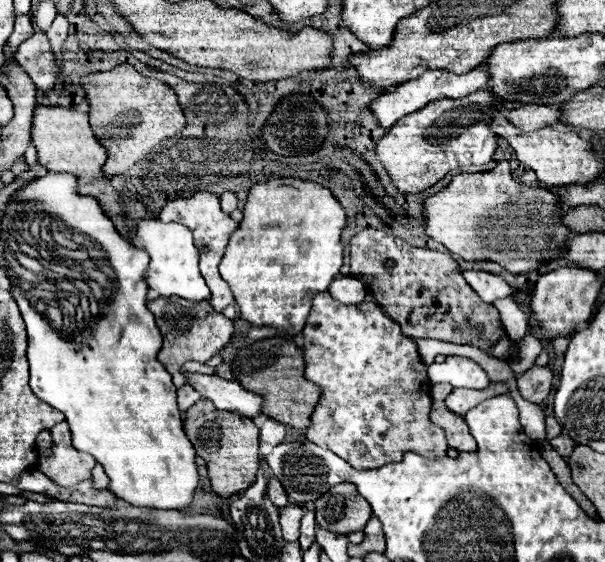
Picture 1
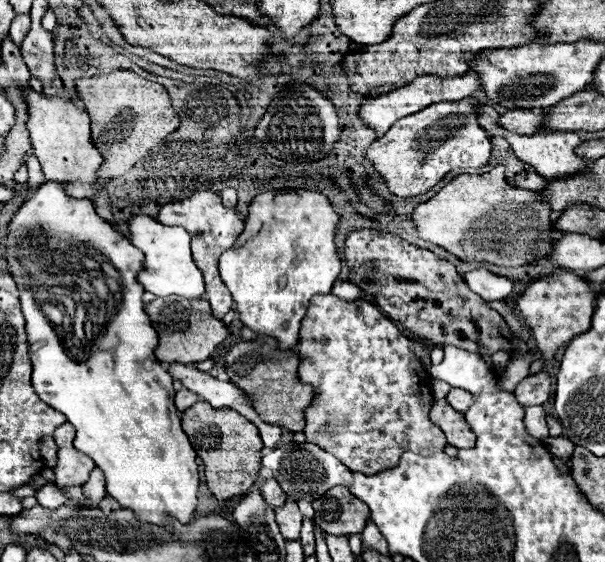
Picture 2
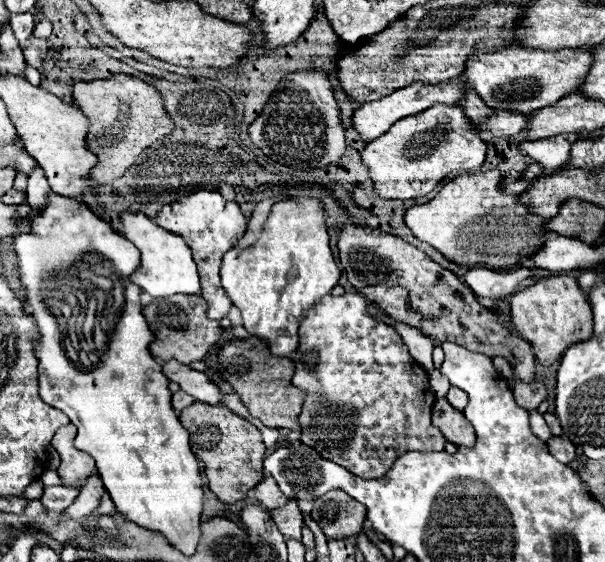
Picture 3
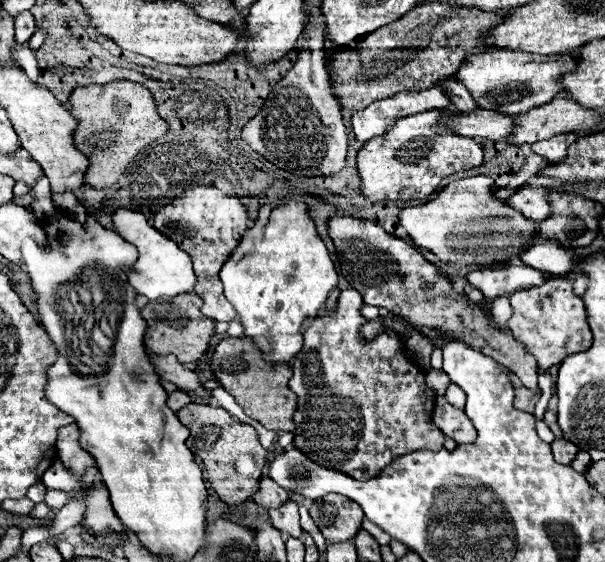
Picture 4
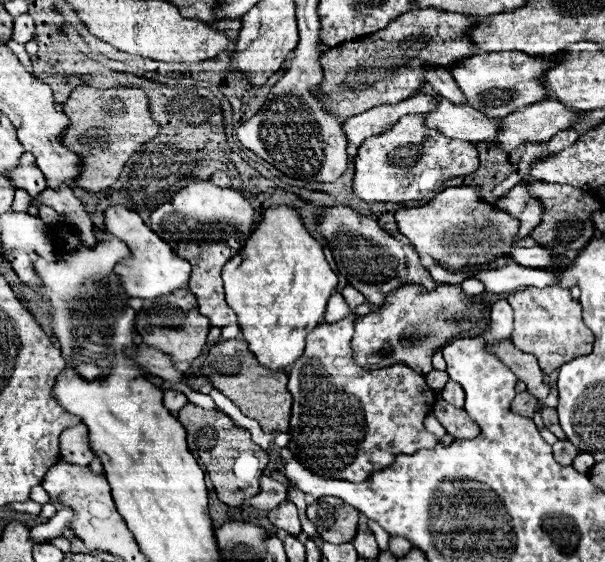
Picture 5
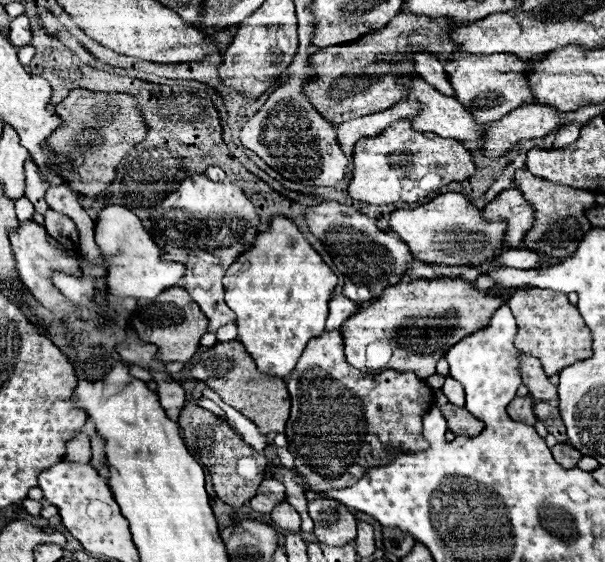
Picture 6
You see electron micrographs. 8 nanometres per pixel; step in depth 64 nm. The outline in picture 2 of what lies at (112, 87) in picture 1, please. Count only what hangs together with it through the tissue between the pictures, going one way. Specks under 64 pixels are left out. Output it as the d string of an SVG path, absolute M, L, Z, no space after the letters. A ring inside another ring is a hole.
M114 70L102 76L80 78L76 80L76 90L90 114L94 146L104 156L104 164L98 168L98 178L102 180L126 174L150 148L180 126L180 118L172 108L166 88L138 76L132 70Z

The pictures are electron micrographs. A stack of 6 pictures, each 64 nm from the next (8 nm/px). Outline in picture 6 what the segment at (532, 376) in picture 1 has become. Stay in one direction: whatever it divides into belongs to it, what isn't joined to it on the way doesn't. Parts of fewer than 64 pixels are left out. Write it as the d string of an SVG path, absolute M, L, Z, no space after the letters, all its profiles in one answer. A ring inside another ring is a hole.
M522 396L522 398L514 398L508 406L508 414L514 420L522 420L530 426L534 426L536 416L534 416L534 400L530 396Z

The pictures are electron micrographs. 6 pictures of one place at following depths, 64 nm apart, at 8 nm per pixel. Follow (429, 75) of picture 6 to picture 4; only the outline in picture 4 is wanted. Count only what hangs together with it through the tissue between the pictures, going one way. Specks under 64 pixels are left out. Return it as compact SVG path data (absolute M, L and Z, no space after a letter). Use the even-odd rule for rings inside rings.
M450 78L450 80L444 80L444 82L440 82L440 84L442 84L442 88L446 88L446 94L452 98L452 104L454 104L454 108L456 108L458 112L472 114L472 112L480 110L480 106L474 102L472 94L470 94L458 80Z

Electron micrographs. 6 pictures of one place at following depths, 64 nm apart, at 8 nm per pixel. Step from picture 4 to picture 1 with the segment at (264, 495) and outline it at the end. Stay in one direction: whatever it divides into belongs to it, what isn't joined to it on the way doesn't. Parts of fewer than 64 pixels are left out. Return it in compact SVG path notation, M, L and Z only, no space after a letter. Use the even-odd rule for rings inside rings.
M272 476L272 478L268 480L268 496L270 496L272 504L278 506L278 508L282 508L282 506L288 504L288 494L286 494L286 490L282 488L282 484L278 482L276 476Z

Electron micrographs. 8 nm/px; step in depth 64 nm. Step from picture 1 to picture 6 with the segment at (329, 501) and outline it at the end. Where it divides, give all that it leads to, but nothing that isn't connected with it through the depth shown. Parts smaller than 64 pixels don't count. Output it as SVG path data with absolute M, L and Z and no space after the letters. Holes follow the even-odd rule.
M318 498L308 504L308 514L314 520L314 536L328 546L344 546L356 538L356 516L338 500Z

